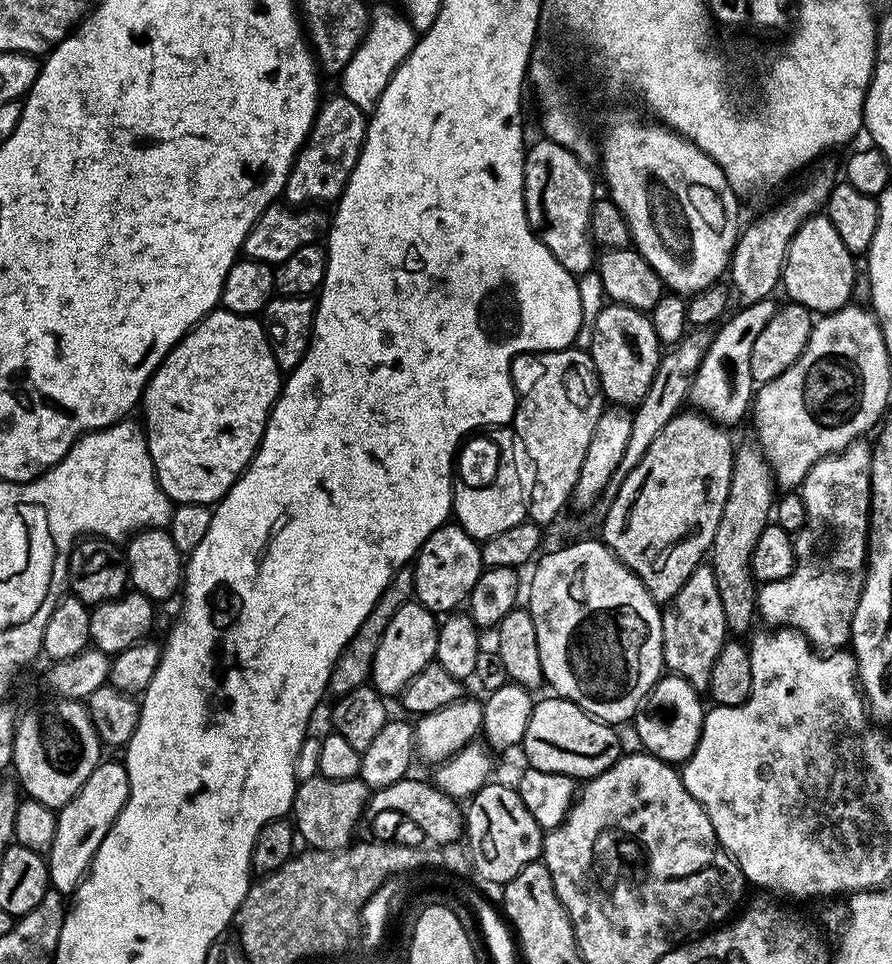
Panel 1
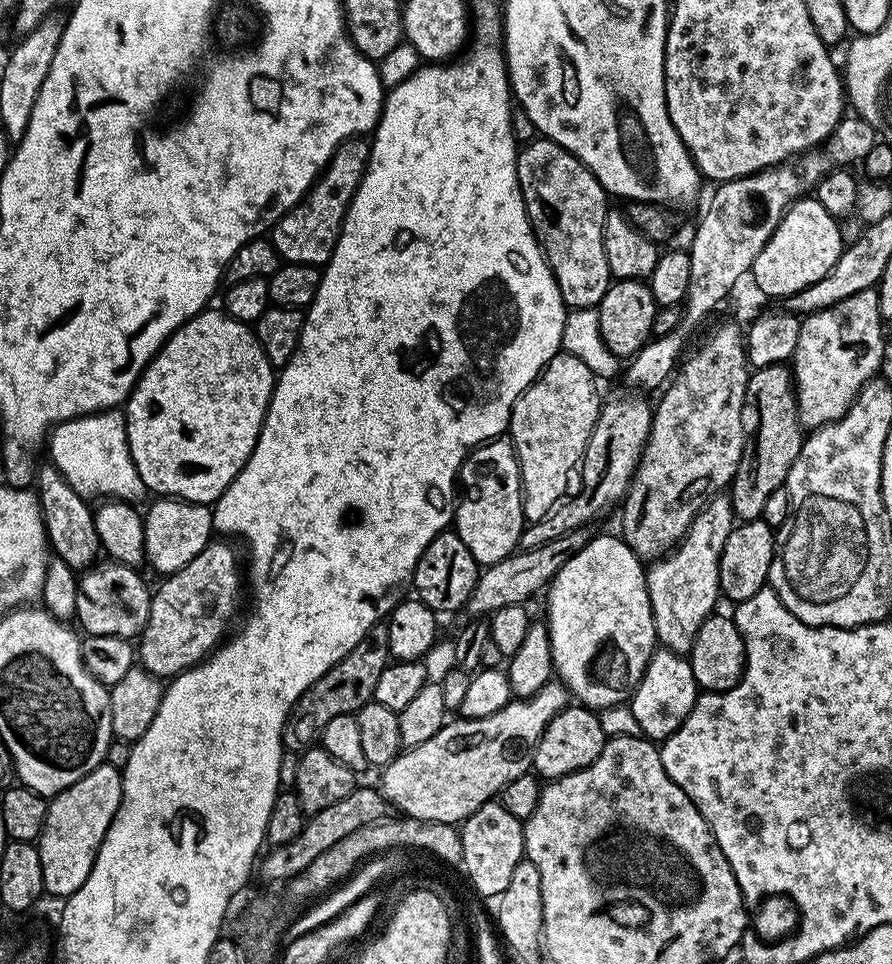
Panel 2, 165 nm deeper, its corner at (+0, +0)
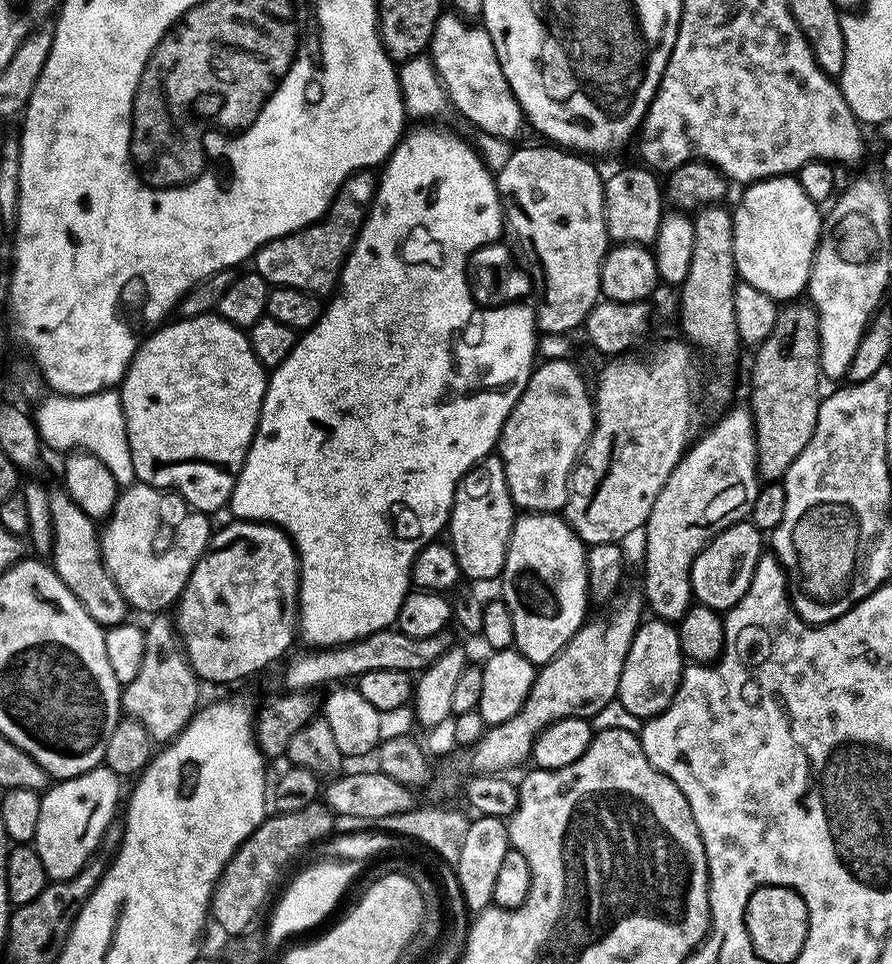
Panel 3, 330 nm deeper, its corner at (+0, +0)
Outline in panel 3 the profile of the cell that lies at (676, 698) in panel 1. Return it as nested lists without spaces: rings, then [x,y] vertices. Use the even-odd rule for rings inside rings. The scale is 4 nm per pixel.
[[[659,618],[645,619],[630,642],[617,697],[626,710],[641,718],[662,714],[678,690],[685,667],[686,657],[680,645],[677,625]]]

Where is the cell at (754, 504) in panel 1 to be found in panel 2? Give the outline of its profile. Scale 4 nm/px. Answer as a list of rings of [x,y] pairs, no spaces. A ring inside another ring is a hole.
[[[787,363],[758,368],[749,375],[742,406],[742,426],[744,449],[730,485],[732,515],[740,522],[763,517],[766,501],[774,490],[787,485],[790,466],[804,445],[805,433],[796,409],[792,370]]]

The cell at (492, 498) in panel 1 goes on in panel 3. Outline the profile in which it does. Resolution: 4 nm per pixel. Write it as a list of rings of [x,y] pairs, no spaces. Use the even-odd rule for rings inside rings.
[[[489,454],[483,460],[479,460],[456,485],[456,493],[452,499],[452,510],[446,525],[447,535],[452,535],[450,543],[454,554],[458,558],[460,571],[467,579],[469,576],[469,581],[495,581],[499,577],[504,568],[508,539],[512,533],[515,517],[516,507],[512,501],[509,487],[506,486],[506,474],[500,457],[496,454]]]

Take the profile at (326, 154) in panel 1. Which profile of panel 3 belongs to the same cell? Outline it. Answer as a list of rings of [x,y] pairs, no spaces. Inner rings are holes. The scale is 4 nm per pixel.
[[[363,168],[350,174],[346,182],[342,182],[338,194],[330,202],[328,212],[323,218],[300,229],[299,232],[274,238],[256,251],[255,272],[269,286],[277,288],[290,286],[313,292],[315,296],[321,298],[327,297],[340,283],[340,271],[344,269],[344,263],[358,238],[360,227],[368,217],[368,211],[372,209],[372,199],[376,197],[377,183],[377,173],[370,168]]]

